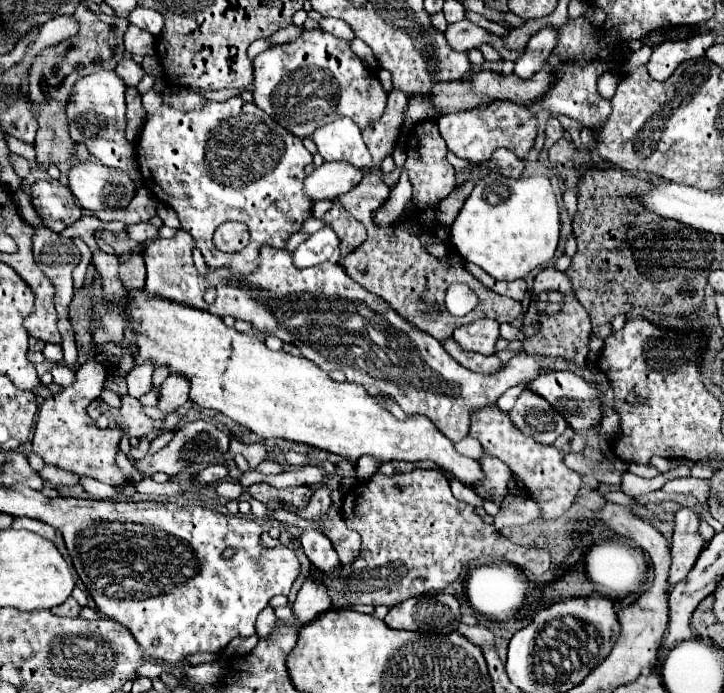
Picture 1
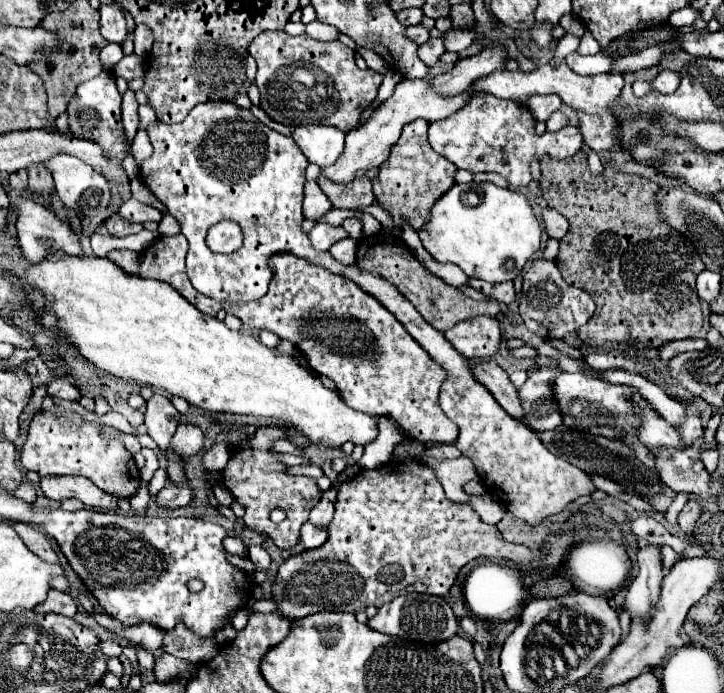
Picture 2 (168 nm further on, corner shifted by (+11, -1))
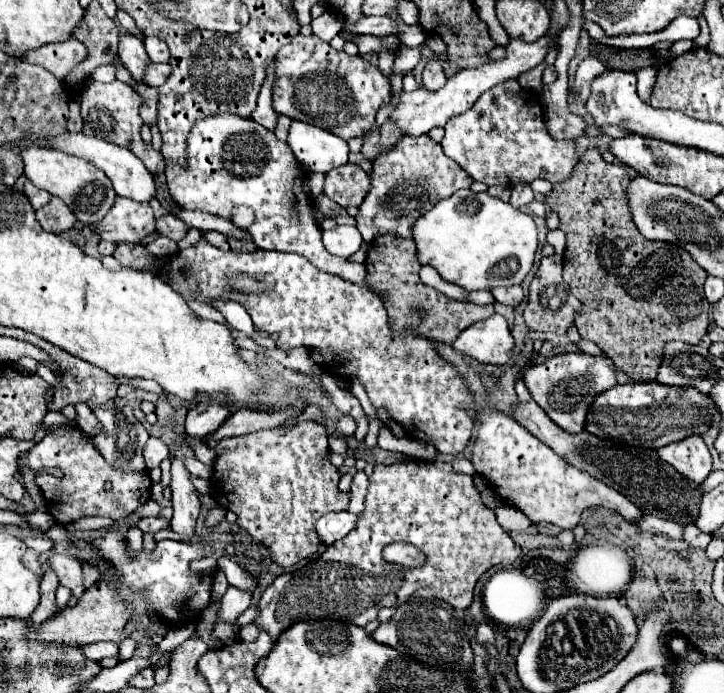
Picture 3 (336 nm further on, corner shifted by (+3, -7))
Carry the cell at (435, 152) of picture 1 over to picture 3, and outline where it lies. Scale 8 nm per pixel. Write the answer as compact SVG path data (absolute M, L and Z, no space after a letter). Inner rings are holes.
M428 134L424 136L404 136L400 140L400 144L396 144L392 150L378 154L378 158L374 160L372 172L370 172L370 190L368 196L362 200L360 208L358 208L358 230L364 238L364 242L372 242L372 238L380 236L380 234L396 234L400 238L412 238L412 226L414 222L428 212L438 200L452 196L454 192L458 192L460 188L470 188L474 180L460 170L460 166L456 162L452 162L444 152L442 146L436 144Z

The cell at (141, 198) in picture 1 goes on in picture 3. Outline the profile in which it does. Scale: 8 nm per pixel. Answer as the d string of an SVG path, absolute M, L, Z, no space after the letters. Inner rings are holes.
M166 214L166 216L162 216L162 218L156 220L156 230L158 230L162 236L172 238L172 240L178 242L178 240L182 240L182 238L186 236L188 226L186 226L180 218L176 218L174 214Z

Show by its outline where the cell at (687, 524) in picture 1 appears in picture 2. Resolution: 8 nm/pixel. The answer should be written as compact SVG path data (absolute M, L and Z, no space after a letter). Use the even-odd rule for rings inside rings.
M696 500L686 502L684 510L678 514L678 524L680 524L680 528L686 532L686 540L688 540L690 544L694 544L692 528L694 528L694 522L698 520L700 514L702 514L702 512L700 512L700 504L696 504Z

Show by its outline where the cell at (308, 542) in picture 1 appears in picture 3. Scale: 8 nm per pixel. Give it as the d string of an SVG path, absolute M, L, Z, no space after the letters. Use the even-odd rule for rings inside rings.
M334 512L334 514L326 514L316 522L316 530L320 532L320 538L326 546L334 544L336 540L342 540L352 528L356 528L358 522L358 514L352 512Z

